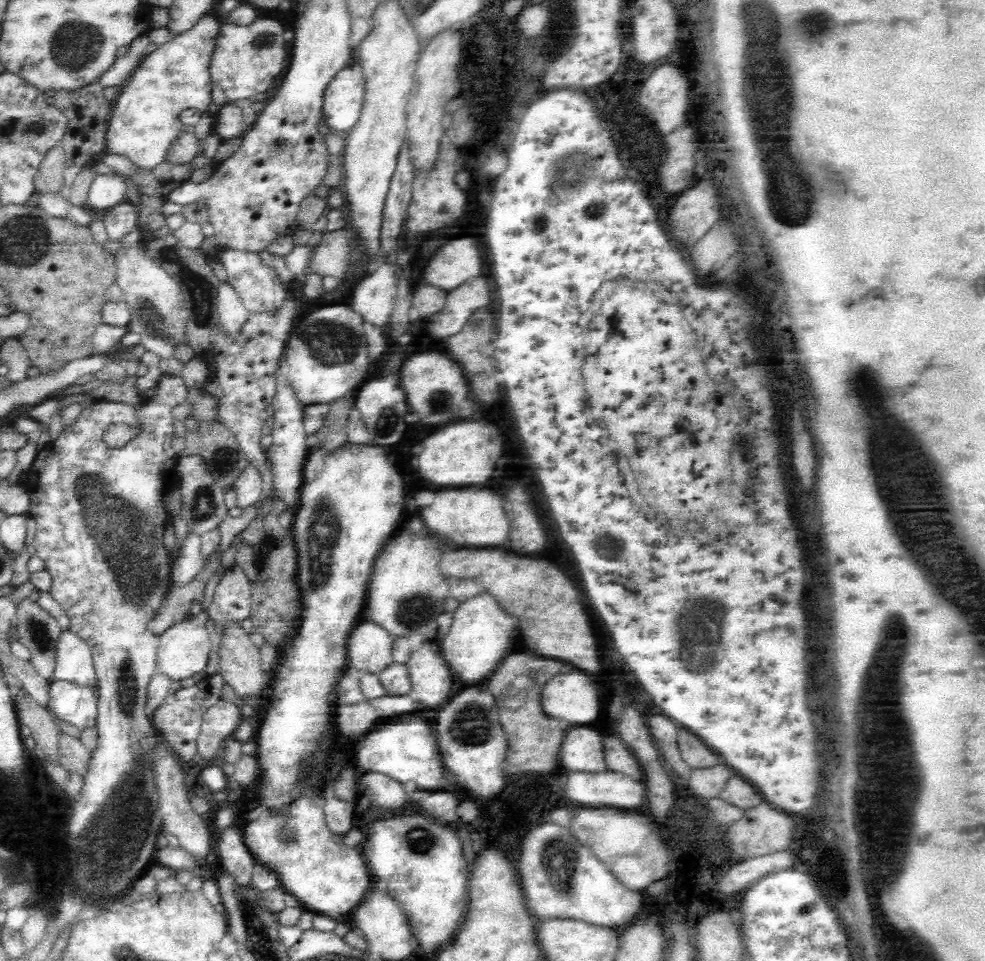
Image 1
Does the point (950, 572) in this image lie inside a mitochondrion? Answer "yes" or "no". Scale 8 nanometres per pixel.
yes

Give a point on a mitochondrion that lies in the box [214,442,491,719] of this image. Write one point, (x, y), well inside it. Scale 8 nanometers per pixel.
(326, 526)

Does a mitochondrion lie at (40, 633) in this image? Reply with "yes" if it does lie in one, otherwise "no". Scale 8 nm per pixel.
yes

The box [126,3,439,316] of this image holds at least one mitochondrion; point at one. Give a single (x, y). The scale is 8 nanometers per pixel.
(263, 41)

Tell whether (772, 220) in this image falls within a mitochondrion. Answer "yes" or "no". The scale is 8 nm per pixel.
yes

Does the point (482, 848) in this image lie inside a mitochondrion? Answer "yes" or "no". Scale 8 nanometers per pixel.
no

